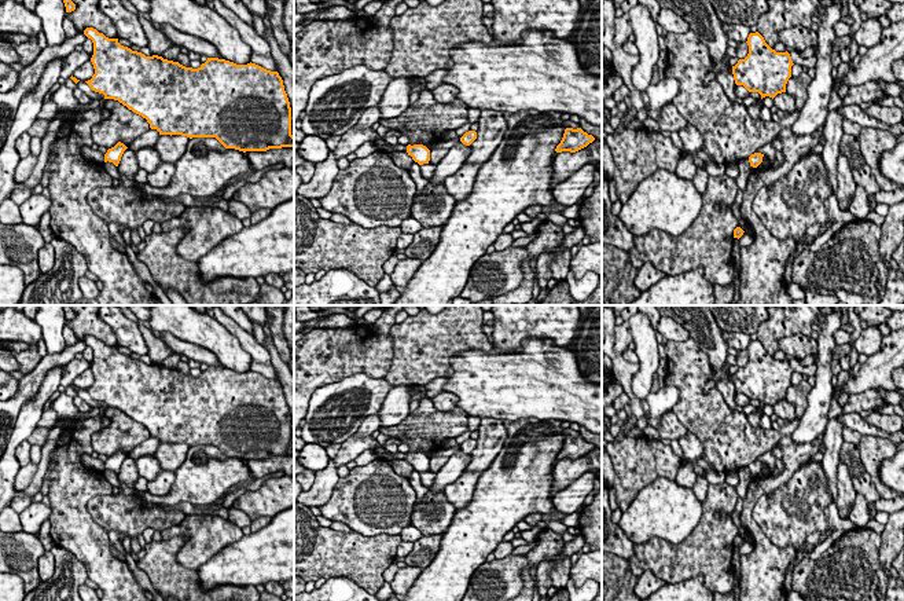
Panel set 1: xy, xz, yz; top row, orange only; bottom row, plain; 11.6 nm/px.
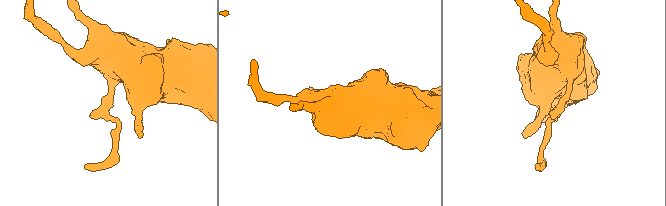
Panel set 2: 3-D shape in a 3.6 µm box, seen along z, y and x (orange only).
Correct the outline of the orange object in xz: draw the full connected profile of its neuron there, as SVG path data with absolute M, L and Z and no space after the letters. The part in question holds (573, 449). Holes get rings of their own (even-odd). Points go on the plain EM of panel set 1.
M566 436L563 446L561 451L556 454L555 459L556 461L562 461L562 459L576 461L587 455L594 448L595 446L584 440L581 436L577 436L577 437Z

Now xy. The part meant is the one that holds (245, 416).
M87 336L84 342L93 351L91 370L95 382L85 389L92 399L103 402L104 407L114 407L133 421L147 428L151 437L159 443L181 443L192 446L216 446L225 457L239 459L267 459L269 457L294 455L291 443L291 415L284 399L283 388L278 380L267 378L256 371L236 373L234 370L207 366L198 377L185 375L179 370L162 364L146 364L109 347L93 336Z

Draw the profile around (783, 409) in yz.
M787 400L778 402L773 406L773 414L776 414L778 418L783 418L789 421L795 419L794 407Z

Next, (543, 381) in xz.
M526 337L519 351L459 352L451 359L451 366L453 373L445 377L449 381L444 392L456 395L456 407L468 415L507 422L561 419L602 435L602 384L588 381L578 369L574 351L556 347L550 338Z

